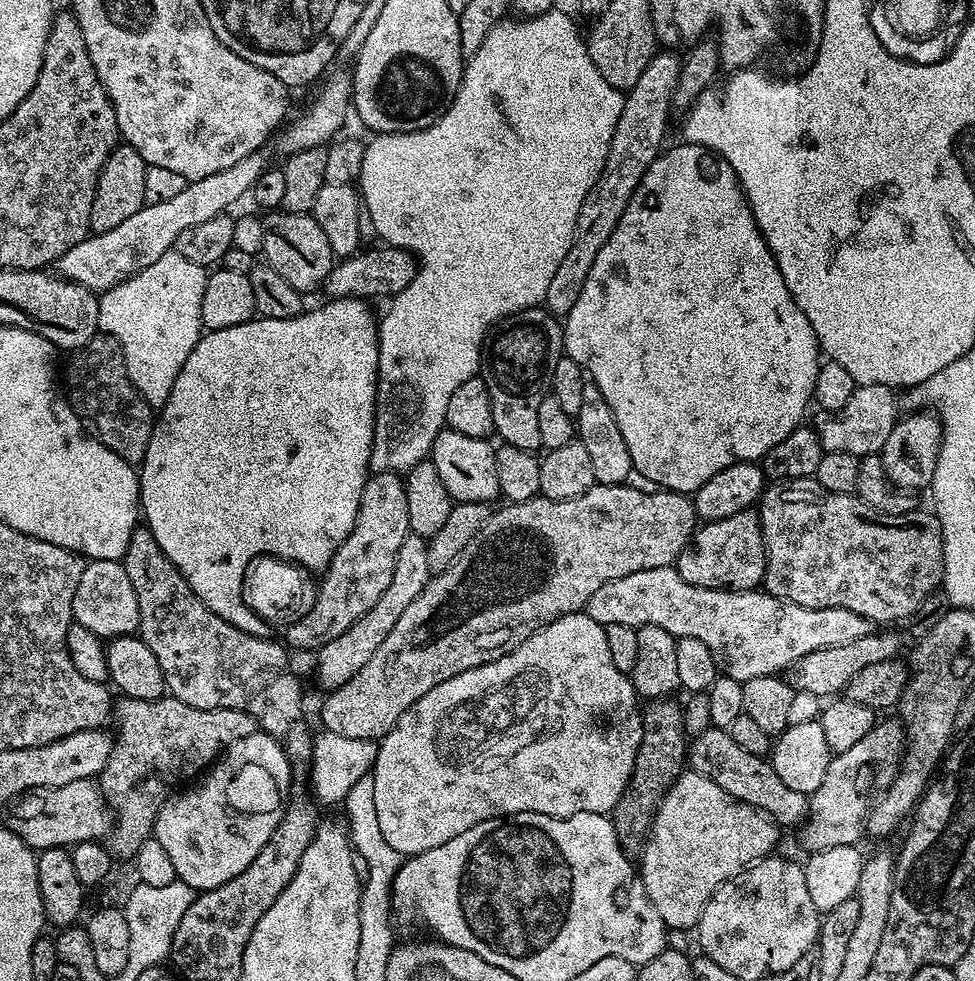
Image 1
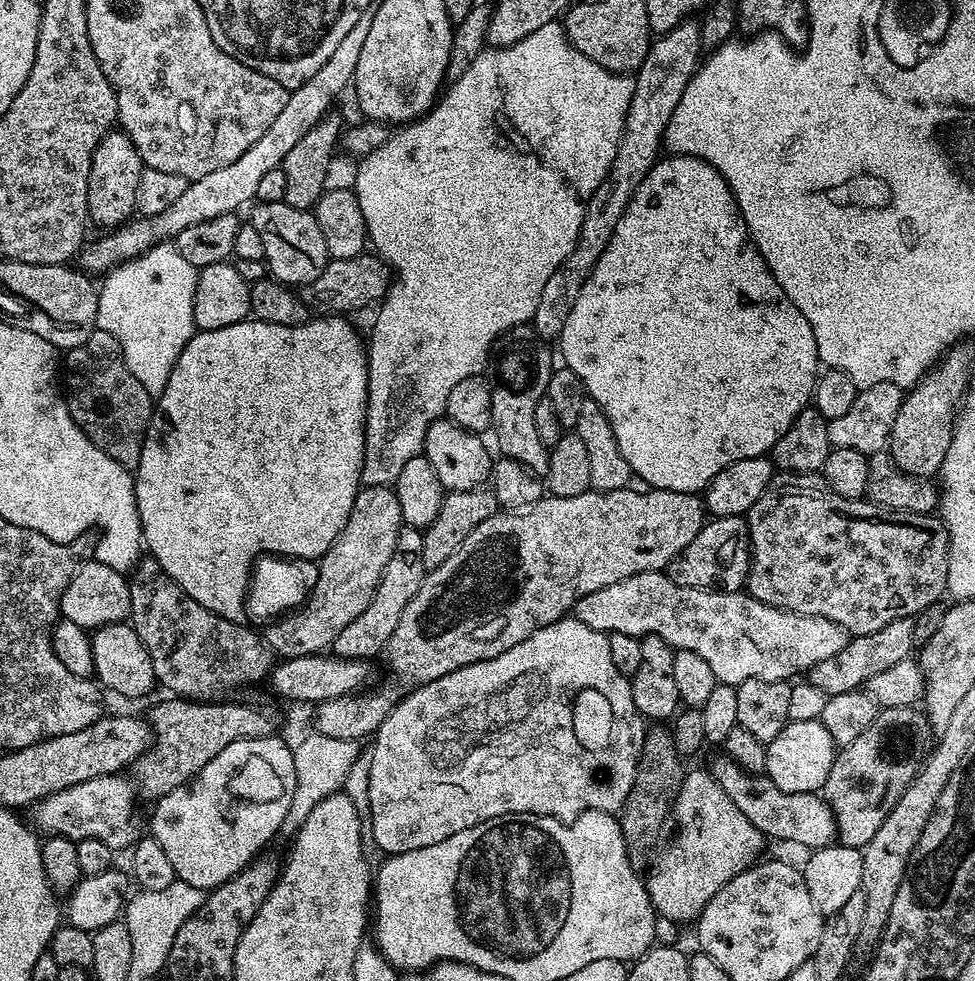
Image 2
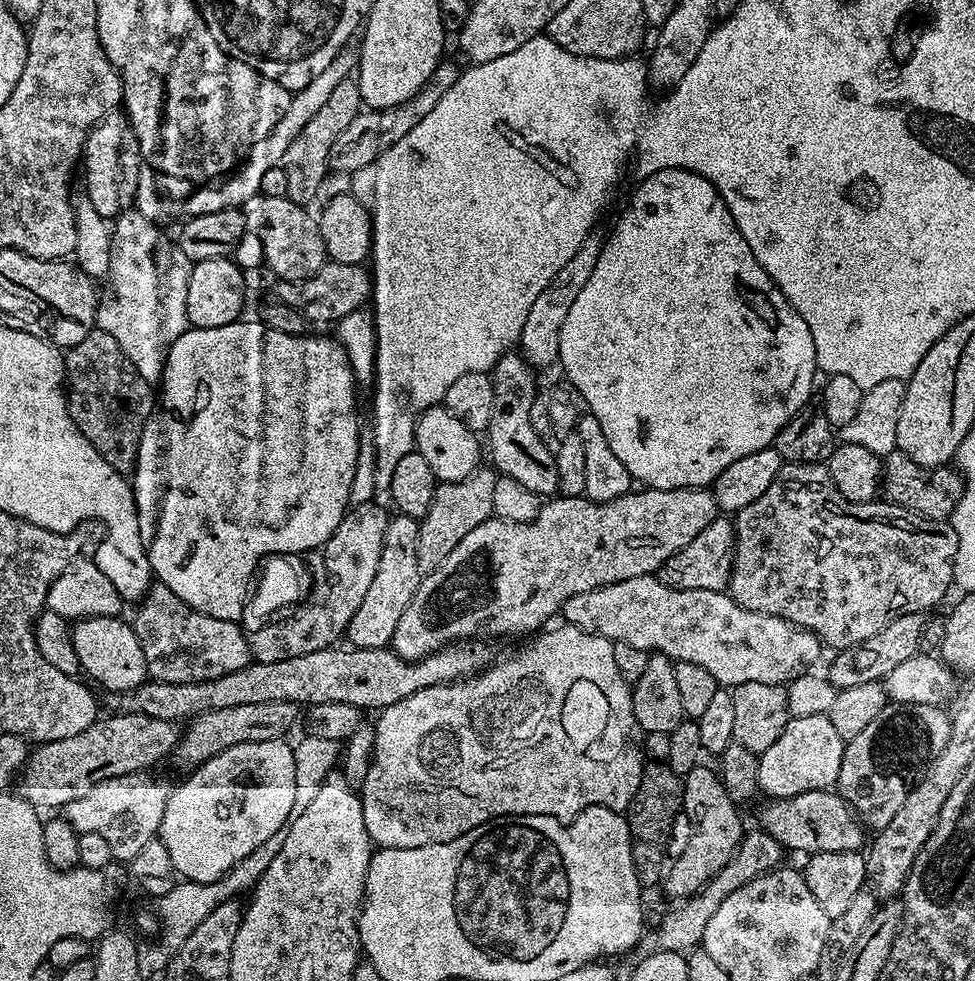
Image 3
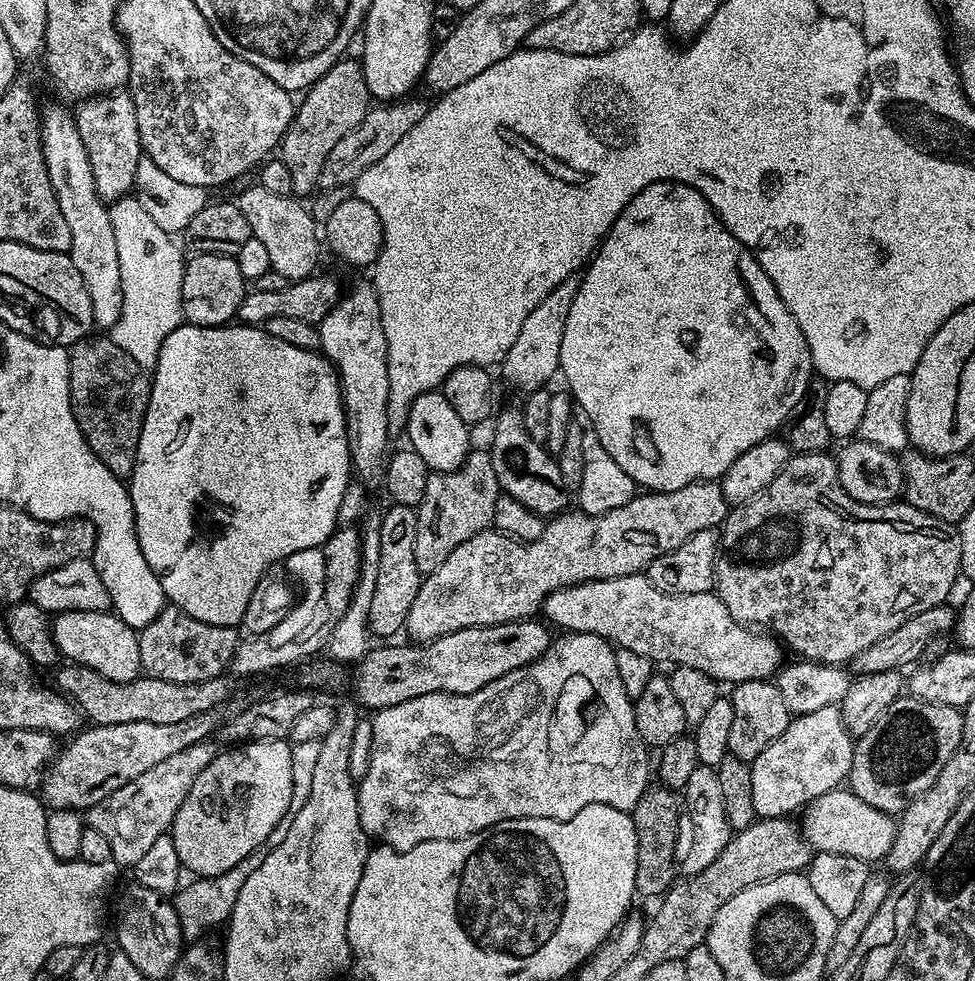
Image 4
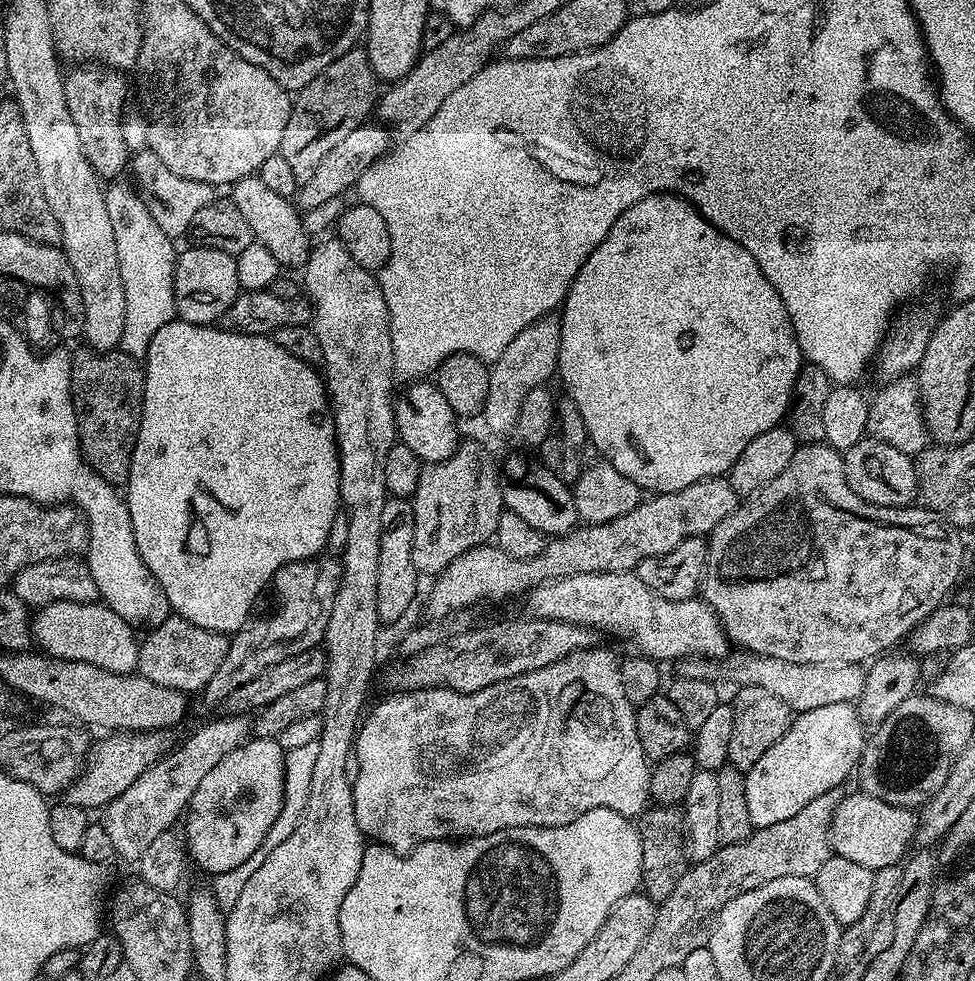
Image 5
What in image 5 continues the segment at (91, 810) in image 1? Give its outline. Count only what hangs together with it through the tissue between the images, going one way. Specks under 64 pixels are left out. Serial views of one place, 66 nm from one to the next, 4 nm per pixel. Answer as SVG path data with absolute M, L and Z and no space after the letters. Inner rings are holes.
M221 715L219 719L190 733L173 752L172 749L165 751L155 764L140 775L134 786L127 788L103 809L104 829L114 841L114 850L121 861L138 862L144 851L158 838L158 834L173 831L185 815L188 803L192 800L194 790L198 790L202 778L206 778L206 774L210 774L210 770L214 770L214 766L218 766L218 762L222 762L226 754L249 739L250 720L247 715Z

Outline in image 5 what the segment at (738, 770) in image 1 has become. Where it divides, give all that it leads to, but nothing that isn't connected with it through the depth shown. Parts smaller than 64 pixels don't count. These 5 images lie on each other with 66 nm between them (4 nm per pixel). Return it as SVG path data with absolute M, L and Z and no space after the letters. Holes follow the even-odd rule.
M845 795L836 807L836 813L832 815L830 843L833 853L842 858L850 858L850 862L858 862L858 866L866 866L873 870L900 864L913 847L917 813L910 808L882 802L882 798L855 795Z

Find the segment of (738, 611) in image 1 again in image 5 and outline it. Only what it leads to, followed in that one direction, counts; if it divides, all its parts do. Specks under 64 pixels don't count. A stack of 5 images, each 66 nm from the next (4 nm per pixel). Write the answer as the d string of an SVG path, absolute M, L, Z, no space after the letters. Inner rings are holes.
M595 572L562 576L536 585L527 593L529 613L543 620L570 622L595 628L601 633L629 636L643 655L657 661L679 662L688 656L722 660L729 655L730 641L720 619L703 599L667 600L630 572Z

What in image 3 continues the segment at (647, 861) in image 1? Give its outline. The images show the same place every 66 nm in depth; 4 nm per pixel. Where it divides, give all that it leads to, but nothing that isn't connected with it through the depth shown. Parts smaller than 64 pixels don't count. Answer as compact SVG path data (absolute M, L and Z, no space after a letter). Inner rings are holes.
M698 766L683 777L684 807L682 812L685 817L688 815L688 820L692 823L692 837L689 838L684 853L673 864L671 861L670 867L662 880L662 888L665 888L670 895L676 896L672 898L692 896L695 892L700 891L708 883L711 876L718 874L718 870L722 870L722 866L726 866L726 862L730 862L730 858L736 853L736 848L743 840L746 831L746 825L740 821L741 809L726 794L723 780L713 769L711 772L710 769L704 767Z

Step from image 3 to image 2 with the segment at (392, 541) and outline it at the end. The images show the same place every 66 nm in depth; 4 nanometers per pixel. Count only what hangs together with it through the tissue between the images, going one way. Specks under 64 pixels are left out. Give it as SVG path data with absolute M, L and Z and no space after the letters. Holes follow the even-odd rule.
M403 527L398 534L398 540L394 546L394 554L390 554L390 562L386 562L386 570L382 570L382 578L378 582L378 590L374 590L374 598L370 598L370 606L334 638L331 651L343 660L367 660L372 656L379 657L384 647L390 642L390 634L398 626L398 618L402 618L402 610L410 606L410 598L418 594L422 586L426 569L422 562L423 531L419 528Z

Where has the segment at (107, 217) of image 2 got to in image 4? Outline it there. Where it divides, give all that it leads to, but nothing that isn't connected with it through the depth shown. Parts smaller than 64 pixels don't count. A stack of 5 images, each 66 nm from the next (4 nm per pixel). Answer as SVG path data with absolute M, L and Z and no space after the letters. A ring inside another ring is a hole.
M117 90L79 101L77 108L80 109L74 112L76 129L82 138L82 146L86 146L86 158L90 158L90 170L94 170L94 190L105 202L121 200L123 196L129 195L133 191L138 162L142 158L140 135L138 134L138 114L134 114L134 102L127 91Z

